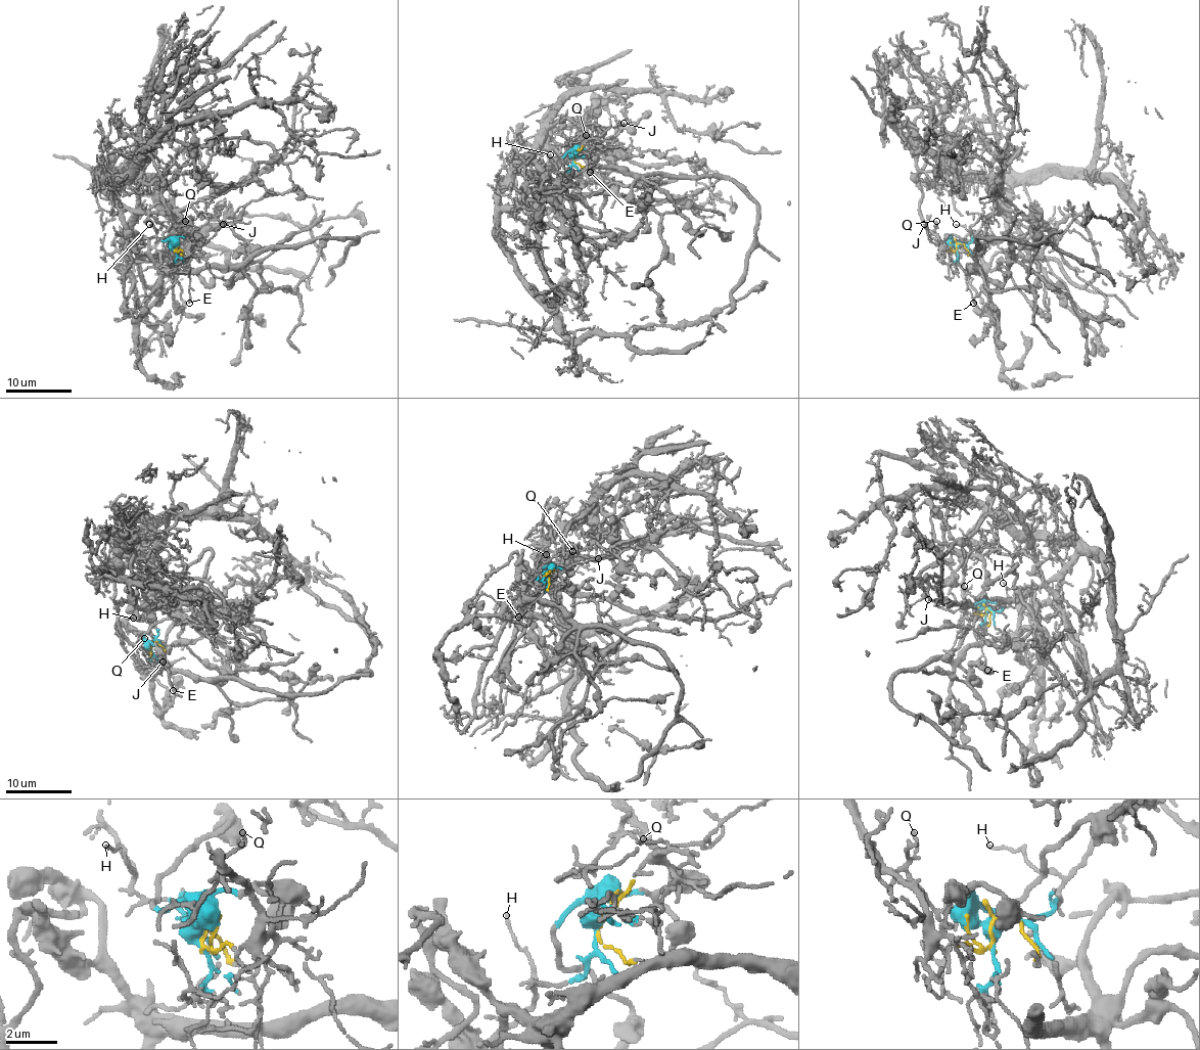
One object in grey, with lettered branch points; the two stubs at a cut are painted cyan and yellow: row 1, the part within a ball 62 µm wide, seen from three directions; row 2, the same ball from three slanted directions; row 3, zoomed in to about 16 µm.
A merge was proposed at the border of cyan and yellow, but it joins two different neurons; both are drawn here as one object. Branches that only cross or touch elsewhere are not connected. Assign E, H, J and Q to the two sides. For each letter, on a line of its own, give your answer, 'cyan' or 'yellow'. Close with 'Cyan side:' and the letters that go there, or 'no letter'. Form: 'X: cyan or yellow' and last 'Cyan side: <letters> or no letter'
E: cyan
H: cyan
J: yellow
Q: yellow
Cyan side: E, H

